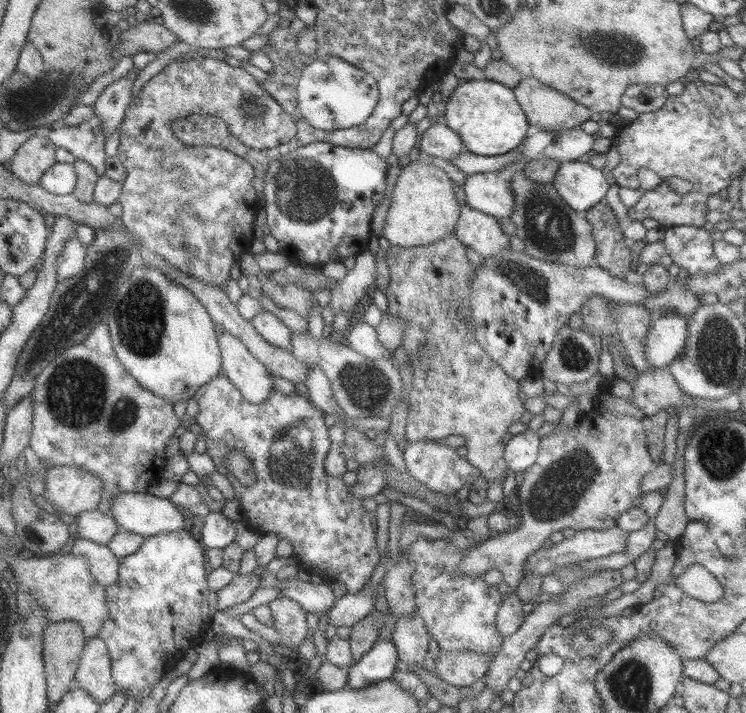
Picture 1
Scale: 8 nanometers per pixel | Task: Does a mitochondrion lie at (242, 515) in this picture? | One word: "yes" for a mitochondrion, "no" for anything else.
no

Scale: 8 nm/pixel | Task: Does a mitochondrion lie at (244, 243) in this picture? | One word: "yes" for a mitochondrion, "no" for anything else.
no

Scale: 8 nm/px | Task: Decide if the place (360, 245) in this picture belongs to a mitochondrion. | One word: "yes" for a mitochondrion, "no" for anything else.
no

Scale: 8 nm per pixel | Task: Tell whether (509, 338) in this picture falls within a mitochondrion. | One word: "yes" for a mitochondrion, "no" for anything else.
no

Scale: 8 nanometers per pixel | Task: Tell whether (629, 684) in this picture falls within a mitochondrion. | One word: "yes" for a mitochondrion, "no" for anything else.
yes

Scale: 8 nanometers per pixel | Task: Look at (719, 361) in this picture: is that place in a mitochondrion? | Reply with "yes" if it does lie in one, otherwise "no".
yes

